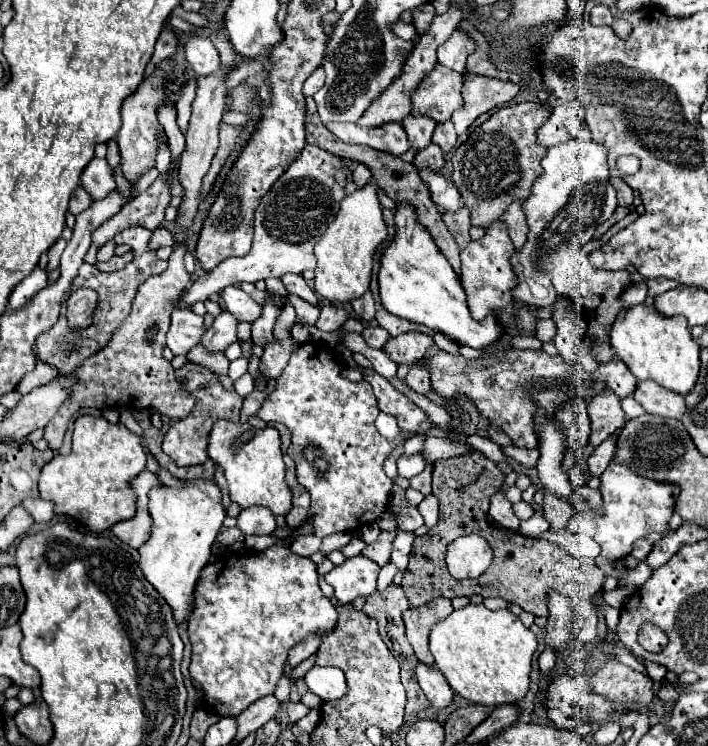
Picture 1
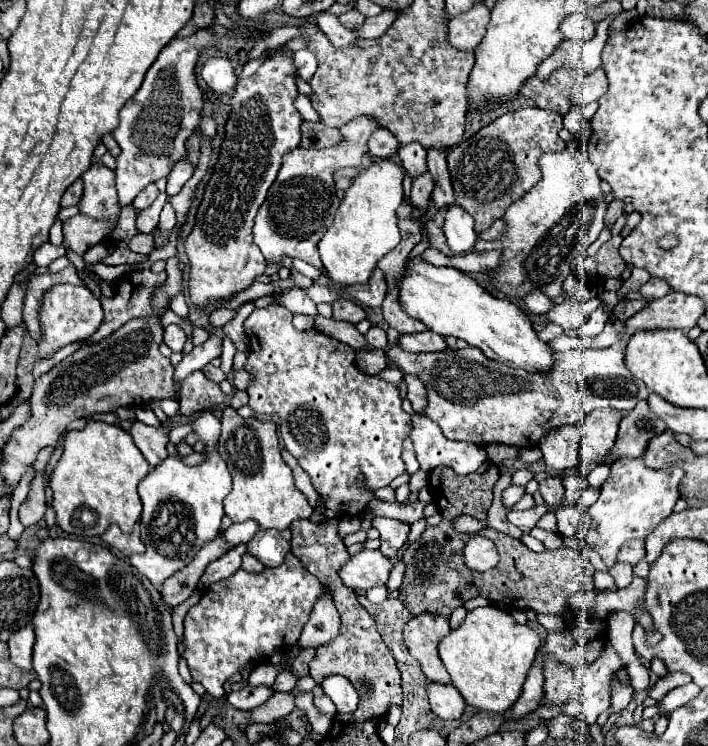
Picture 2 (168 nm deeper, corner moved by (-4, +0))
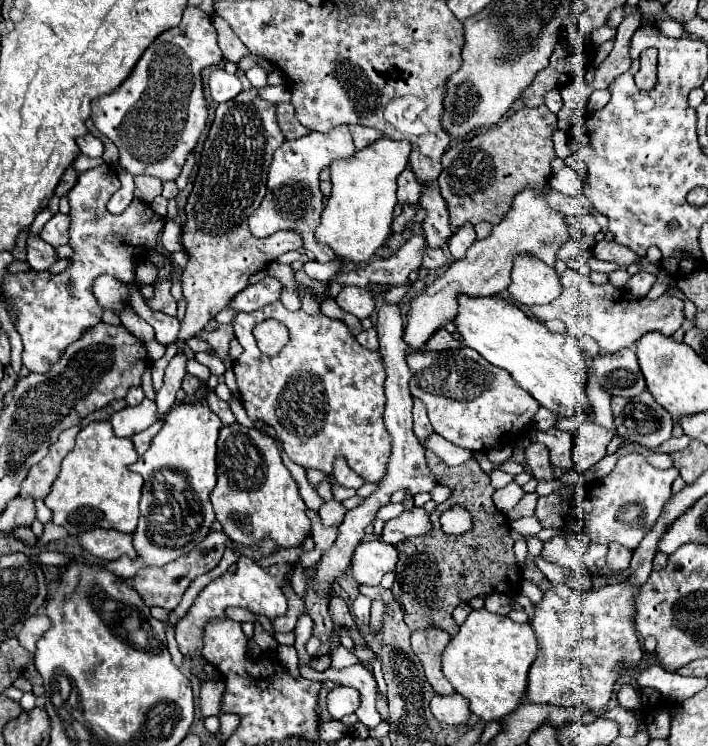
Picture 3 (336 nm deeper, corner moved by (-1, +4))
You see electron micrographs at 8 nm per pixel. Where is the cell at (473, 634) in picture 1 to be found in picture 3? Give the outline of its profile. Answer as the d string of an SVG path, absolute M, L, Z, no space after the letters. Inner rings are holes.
M487 609L471 611L461 631L443 651L443 675L459 695L469 699L471 713L481 721L501 721L513 713L527 691L527 675L537 655L531 625L521 625L509 617L493 615Z

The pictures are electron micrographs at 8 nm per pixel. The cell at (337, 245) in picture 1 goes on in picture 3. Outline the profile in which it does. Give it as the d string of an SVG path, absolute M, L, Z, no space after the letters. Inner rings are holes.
M381 137L369 147L355 151L351 159L331 161L331 197L321 213L317 241L329 245L343 261L369 261L391 233L397 177L407 167L411 151L413 147L407 141Z

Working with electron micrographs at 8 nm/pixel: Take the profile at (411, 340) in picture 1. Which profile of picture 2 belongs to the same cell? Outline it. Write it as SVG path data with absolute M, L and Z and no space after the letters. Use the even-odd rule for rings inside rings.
M426 331L426 333L412 333L412 335L402 335L398 345L404 351L442 351L446 349L446 341L442 335L434 333L434 331Z

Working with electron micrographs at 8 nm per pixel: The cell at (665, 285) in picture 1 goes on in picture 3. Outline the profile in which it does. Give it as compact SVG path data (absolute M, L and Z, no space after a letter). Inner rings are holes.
M639 271L637 275L633 275L629 281L627 281L627 289L635 295L635 297L645 297L651 289L651 285L655 283L655 275L651 273L645 273L645 271Z

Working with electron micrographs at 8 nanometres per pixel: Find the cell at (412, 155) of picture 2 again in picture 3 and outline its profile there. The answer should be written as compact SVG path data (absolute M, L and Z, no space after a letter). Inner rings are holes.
M407 167L401 175L399 175L399 189L397 189L397 201L399 205L415 205L419 203L419 183L415 183L415 175L413 171Z

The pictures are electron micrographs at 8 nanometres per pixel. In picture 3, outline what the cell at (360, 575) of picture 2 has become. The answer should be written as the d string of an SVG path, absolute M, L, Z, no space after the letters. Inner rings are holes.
M385 541L361 543L351 559L353 577L359 585L379 585L385 573L391 573L397 565L399 551Z

